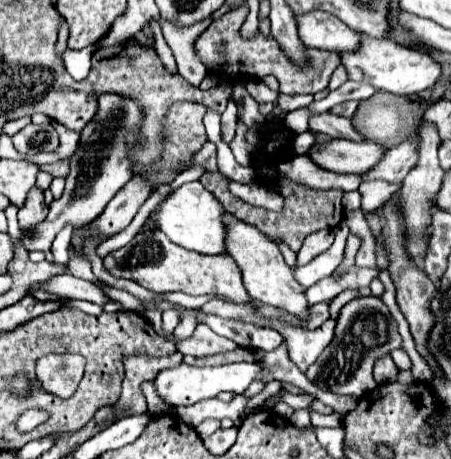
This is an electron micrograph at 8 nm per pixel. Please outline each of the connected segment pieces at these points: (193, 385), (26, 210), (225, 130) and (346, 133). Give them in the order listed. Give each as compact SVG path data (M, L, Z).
M260 362L252 363L232 363L228 365L209 367L196 367L186 363L182 363L176 368L170 370L162 370L156 376L156 390L158 394L172 406L190 406L194 402L206 400L206 398L214 398L220 392L234 392L234 394L242 394L262 372L262 364Z
M38 186L30 188L30 192L26 196L26 202L18 212L20 228L34 228L34 224L40 224L46 218L46 212L48 212L48 206L44 202L42 190Z
M230 98L230 100L228 100L226 112L222 114L222 136L224 136L226 142L230 142L230 140L234 138L236 122L238 122L238 118L236 118L236 104L234 104L234 100Z
M330 112L320 114L320 116L312 116L310 118L310 130L322 132L330 138L346 138L346 140L354 140L354 142L364 142L364 138L354 130L354 126L348 118L334 116Z

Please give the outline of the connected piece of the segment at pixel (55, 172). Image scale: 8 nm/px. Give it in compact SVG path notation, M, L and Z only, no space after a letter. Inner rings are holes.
M60 160L60 162L54 162L54 164L44 164L40 168L44 172L50 172L52 176L66 176L66 172L68 172L68 160Z

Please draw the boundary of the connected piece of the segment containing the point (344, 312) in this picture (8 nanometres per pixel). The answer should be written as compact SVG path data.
M372 294L356 296L342 306L338 314L338 324L334 328L334 338L318 356L318 360L306 370L306 378L318 388L330 390L334 394L364 396L378 386L372 378L376 360L394 348L400 348L398 322L392 318L386 304Z

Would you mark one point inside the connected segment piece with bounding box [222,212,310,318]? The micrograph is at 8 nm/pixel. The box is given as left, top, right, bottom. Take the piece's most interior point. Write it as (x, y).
(267, 277)

